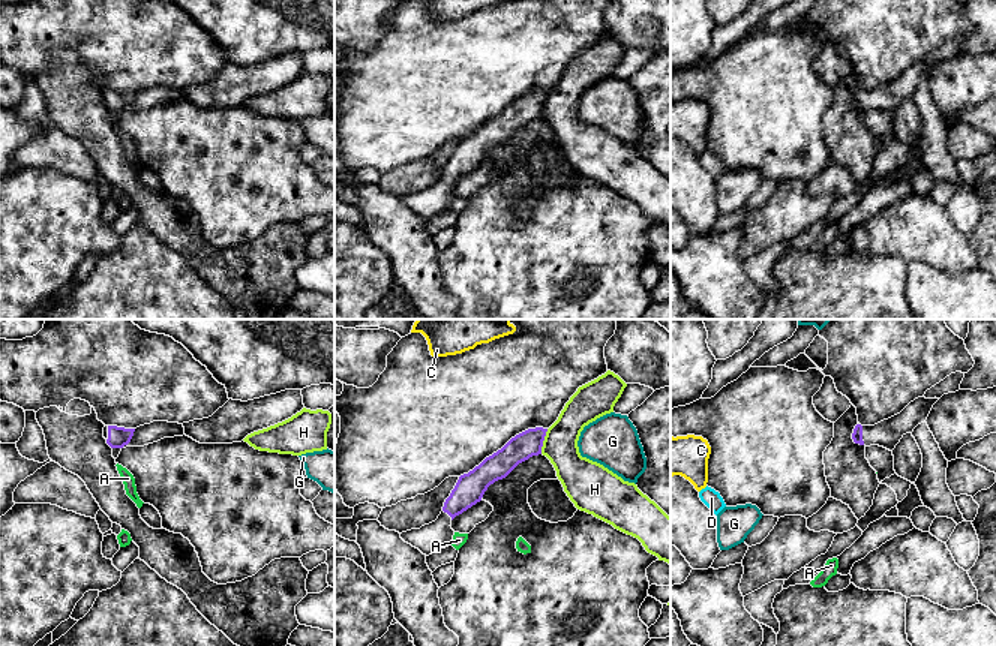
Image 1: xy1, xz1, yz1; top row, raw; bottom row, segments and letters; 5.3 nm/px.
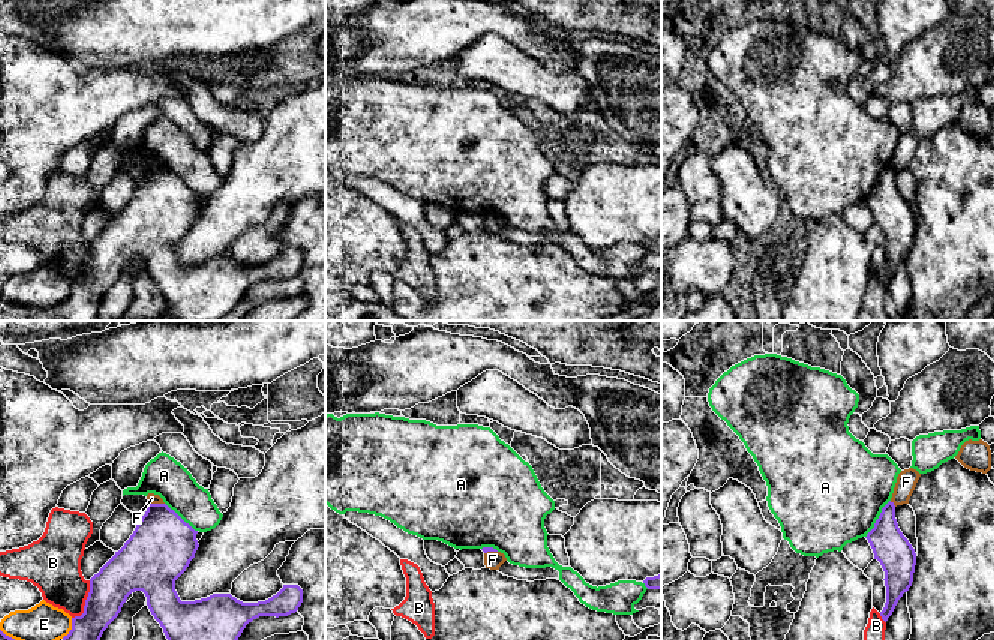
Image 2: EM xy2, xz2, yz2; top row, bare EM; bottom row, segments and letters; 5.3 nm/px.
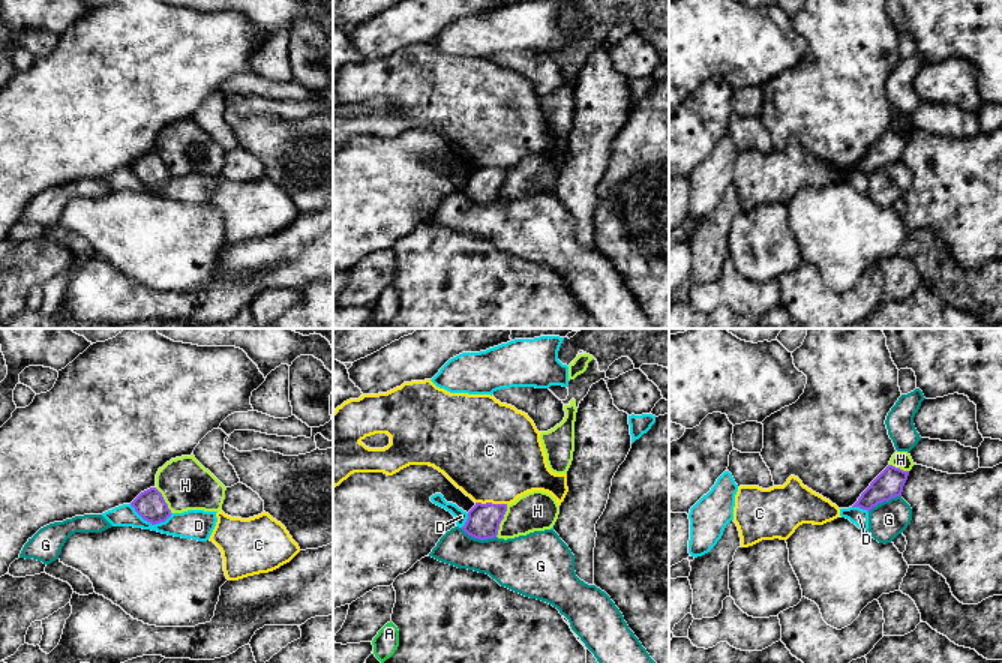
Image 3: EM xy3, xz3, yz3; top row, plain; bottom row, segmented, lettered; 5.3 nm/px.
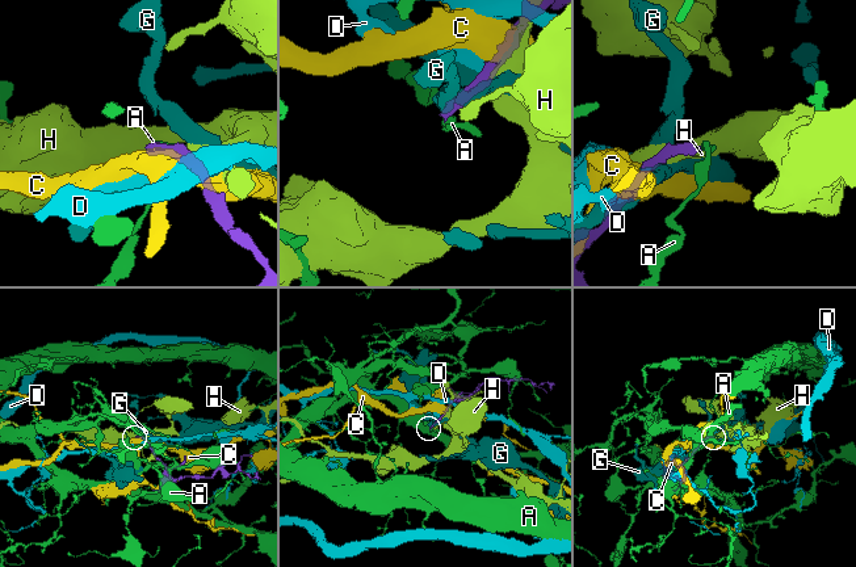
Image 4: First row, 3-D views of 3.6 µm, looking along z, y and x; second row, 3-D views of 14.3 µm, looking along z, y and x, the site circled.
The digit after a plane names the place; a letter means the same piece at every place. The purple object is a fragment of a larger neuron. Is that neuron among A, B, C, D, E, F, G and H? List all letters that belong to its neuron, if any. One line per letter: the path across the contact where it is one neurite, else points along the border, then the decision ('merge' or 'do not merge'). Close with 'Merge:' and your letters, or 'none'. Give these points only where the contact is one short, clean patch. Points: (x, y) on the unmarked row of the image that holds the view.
A: do not merge
B: do not merge
C: do not merge
D: border along xy3 (129, 168), (152, 188), (164, 186), (171, 179); do not merge
E: do not merge
F: border along xy2 (149, 165), (164, 168); do not merge
G: border along xz3 (461, 192), (474, 201), (495, 201); do not merge
H: do not merge
Merge: none

